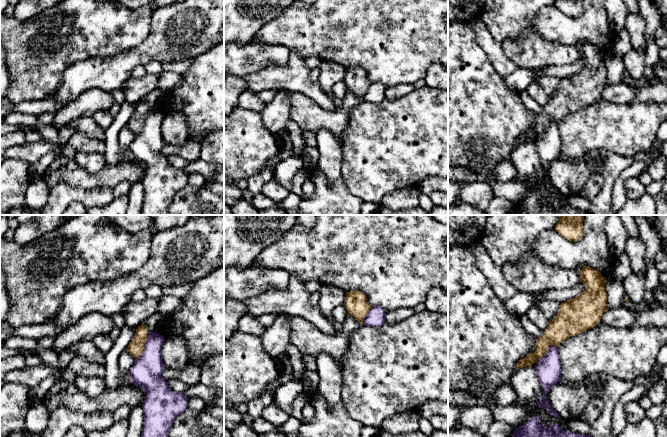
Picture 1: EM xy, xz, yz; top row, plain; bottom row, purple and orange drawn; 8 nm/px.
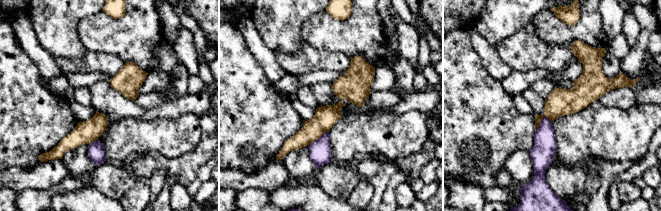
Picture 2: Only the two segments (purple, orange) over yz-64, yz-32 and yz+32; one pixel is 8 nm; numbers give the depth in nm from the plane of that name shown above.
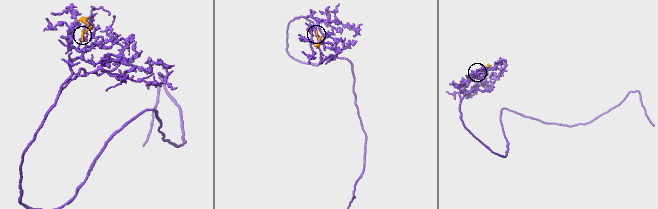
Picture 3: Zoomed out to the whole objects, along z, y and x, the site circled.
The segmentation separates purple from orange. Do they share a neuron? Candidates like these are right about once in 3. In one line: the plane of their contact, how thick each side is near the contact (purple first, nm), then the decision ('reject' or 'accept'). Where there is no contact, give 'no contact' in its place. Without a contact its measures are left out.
meets purple in xy; 240 nm thick on the purple side, 120 nm on the other; reject

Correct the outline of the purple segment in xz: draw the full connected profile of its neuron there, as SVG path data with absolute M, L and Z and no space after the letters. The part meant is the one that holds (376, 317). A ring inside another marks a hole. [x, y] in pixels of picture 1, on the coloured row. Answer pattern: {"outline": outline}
{"outline": "M379 306L371 307L363 320L363 325L380 327L386 323L386 311Z"}

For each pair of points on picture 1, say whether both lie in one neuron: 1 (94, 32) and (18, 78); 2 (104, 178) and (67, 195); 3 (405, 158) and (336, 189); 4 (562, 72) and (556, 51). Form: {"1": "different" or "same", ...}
{"1": "same", "2": "different", "3": "different", "4": "different"}

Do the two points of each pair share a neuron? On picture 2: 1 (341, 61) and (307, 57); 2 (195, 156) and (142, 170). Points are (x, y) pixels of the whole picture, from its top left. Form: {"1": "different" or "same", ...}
{"1": "same", "2": "same"}

